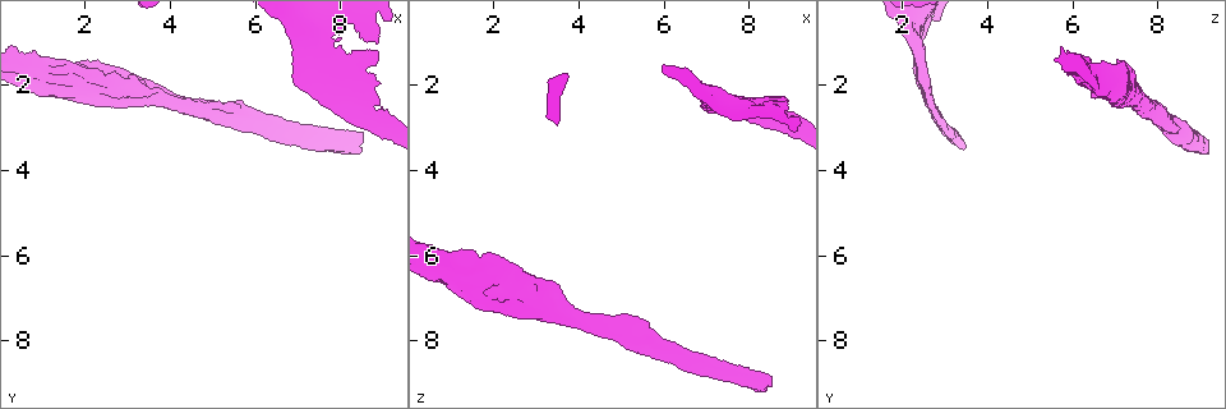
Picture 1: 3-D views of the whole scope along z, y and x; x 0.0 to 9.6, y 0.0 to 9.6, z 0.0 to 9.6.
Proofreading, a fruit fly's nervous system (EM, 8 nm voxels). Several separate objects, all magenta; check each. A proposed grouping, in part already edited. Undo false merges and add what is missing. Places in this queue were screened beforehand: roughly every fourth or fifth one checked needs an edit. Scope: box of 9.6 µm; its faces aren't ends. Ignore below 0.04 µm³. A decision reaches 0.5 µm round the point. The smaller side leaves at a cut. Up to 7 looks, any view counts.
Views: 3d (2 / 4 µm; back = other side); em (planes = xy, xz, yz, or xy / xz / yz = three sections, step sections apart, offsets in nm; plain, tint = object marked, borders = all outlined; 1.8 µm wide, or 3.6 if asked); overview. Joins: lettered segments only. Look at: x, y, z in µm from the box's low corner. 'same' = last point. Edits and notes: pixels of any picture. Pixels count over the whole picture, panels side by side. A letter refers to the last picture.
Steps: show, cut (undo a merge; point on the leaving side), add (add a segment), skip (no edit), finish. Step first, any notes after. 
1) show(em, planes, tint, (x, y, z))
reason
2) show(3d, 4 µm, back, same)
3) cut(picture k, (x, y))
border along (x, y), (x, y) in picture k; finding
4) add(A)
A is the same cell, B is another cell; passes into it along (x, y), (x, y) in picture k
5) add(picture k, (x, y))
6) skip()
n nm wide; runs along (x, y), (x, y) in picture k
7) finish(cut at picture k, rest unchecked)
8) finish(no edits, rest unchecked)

show(3d, 2 µm, (5.20, 2.40, 7.45))
stops while still wide

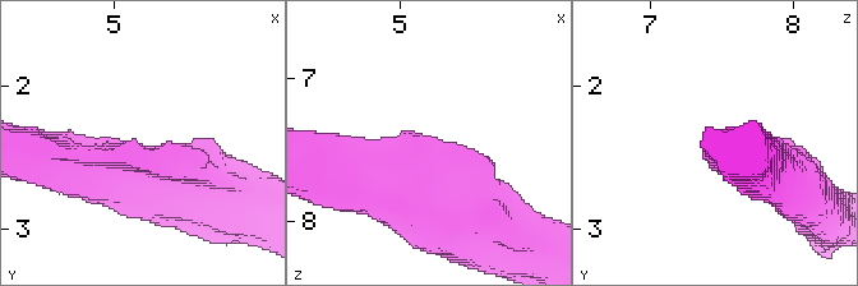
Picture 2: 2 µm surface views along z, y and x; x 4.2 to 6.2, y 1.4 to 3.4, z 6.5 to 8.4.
show(em, planes, borders, (5.24, 2.46, 7.42))
now the EM

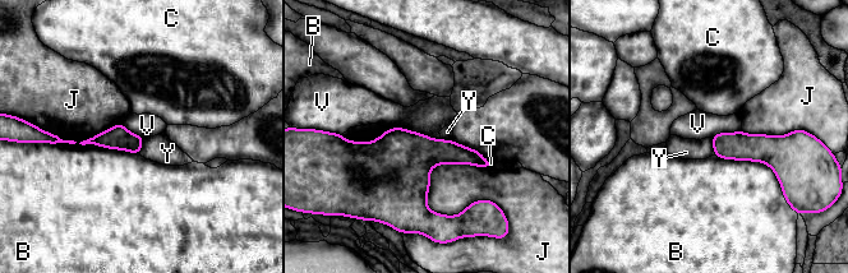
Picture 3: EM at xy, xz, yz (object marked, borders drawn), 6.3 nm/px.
skip()
B, C, J, V and Y are other cells; border along (390, 126), (404, 126), (439, 139) in picture 3; none of them fits

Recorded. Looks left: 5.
show(3d, 4 µm, (8.50, 3.55, 9.00))
end of a long branch

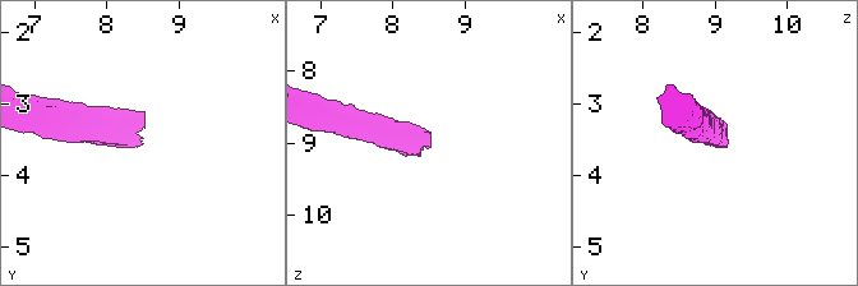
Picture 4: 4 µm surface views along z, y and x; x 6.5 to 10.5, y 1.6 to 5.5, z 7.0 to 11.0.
show(em, xy, step 4, tint, (8.45, 3.60, 8.95))
shape alone is not enough

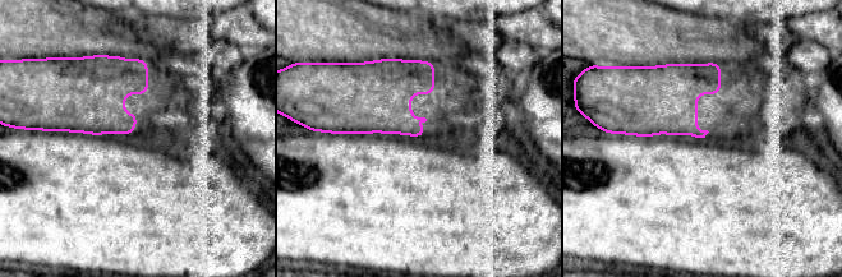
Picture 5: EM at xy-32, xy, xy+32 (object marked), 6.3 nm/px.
show(em, xy, step 4, borders, same)
see the neighbours

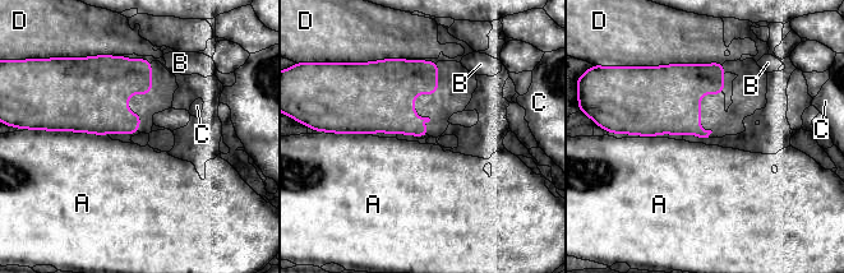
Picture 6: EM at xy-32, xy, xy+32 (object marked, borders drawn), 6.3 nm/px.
skip()
A, B, C and D are other cells; border along (335, 133), (368, 134) in picture 6; no lettered segment goes on from it

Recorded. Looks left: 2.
show(em, planes, borders, (8.90, 1.30, 2.45))
free end

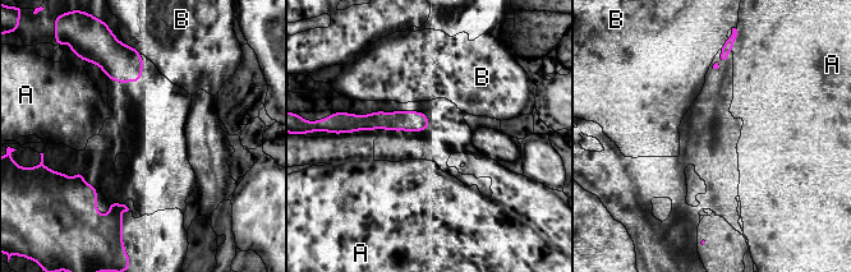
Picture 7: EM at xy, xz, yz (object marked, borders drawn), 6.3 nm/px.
skip()
A and B are other cells; runs along (426, 120), (354, 123) in picture 7; no lettered segment goes on from it

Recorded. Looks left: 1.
finish(no edits, rest unchecked)

